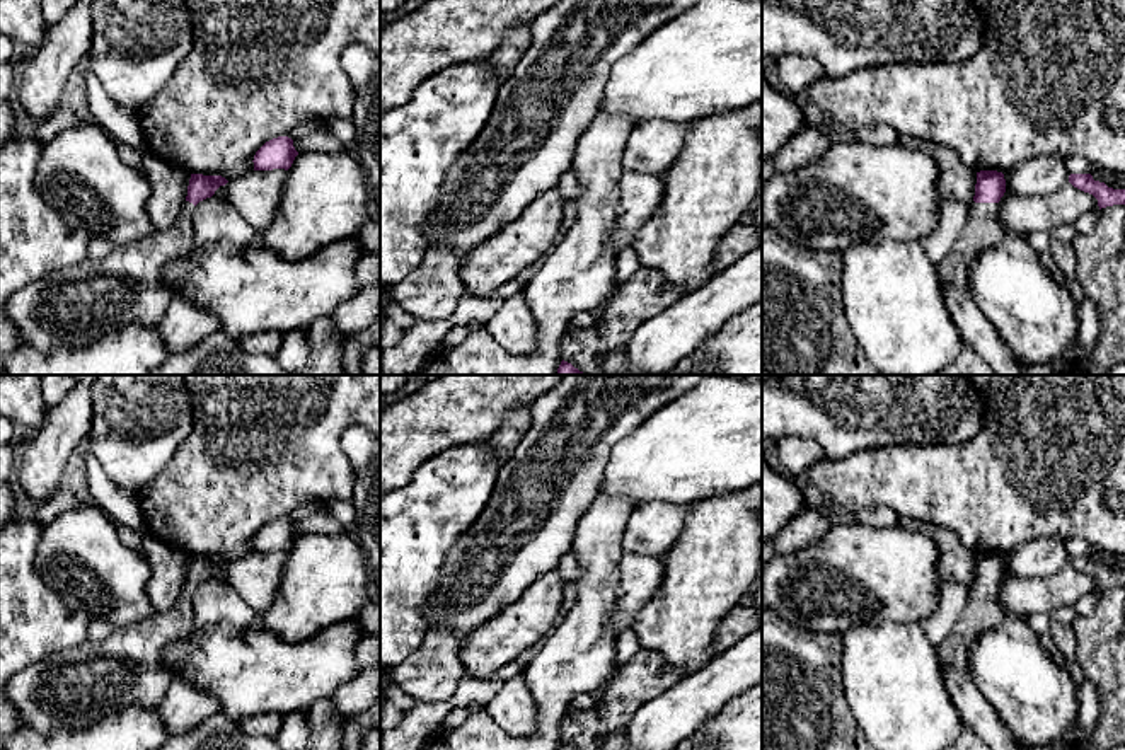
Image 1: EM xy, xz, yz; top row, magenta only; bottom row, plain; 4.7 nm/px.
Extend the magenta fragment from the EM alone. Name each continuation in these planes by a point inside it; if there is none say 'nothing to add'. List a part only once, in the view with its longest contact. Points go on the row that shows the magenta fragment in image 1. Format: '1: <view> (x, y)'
1: yz (980, 230)

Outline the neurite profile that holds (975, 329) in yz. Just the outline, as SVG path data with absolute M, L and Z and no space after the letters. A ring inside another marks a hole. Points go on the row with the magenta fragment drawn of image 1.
M943 285L944 305L963 344L985 360L995 375L1023 375L1023 365L994 331L992 322L978 309L972 295L958 286Z

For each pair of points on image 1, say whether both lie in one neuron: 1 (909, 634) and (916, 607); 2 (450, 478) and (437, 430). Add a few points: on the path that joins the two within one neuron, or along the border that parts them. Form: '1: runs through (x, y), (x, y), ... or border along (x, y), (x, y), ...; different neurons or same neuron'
1: border along (871, 623), (921, 624); different neurons
2: border along (481, 440), (447, 447), (433, 454), (413, 478); different neurons

